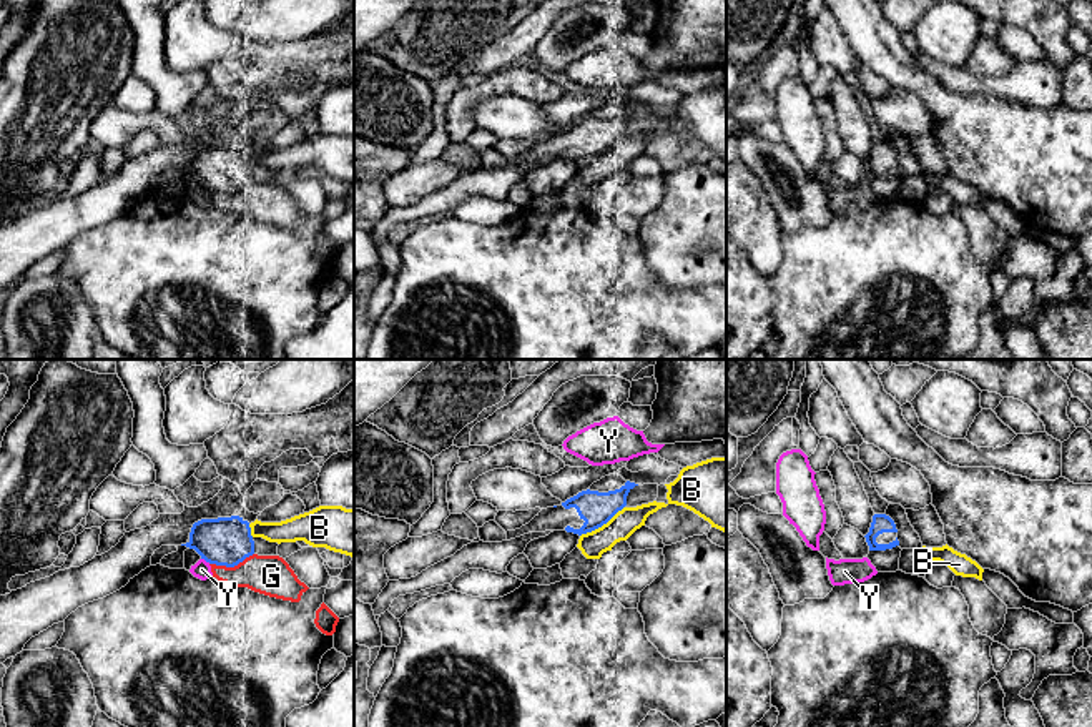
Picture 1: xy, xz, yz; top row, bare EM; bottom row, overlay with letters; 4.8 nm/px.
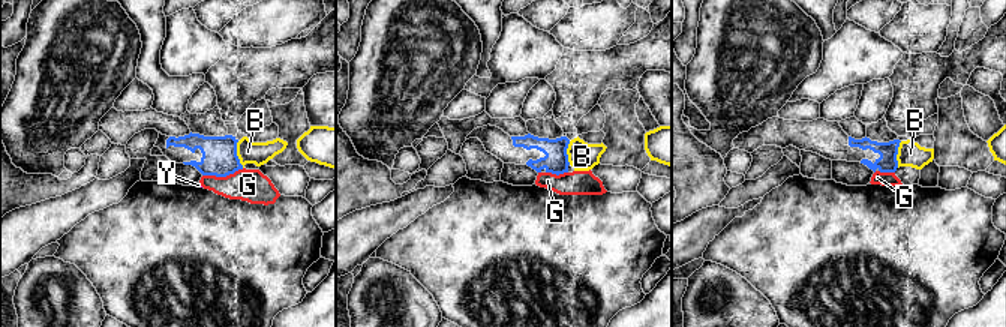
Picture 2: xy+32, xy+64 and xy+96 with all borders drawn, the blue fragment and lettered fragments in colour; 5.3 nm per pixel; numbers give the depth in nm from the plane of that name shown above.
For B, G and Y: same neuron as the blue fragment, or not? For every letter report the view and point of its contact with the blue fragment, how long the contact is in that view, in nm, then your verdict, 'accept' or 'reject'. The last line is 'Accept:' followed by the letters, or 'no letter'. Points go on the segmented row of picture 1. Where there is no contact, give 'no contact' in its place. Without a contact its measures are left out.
B: xz (602, 524) | 260 nm | reject
G: xy (231, 566) | 220 nm | reject
Y: xy (206, 561) | 50 nm | reject
Accept: no letter

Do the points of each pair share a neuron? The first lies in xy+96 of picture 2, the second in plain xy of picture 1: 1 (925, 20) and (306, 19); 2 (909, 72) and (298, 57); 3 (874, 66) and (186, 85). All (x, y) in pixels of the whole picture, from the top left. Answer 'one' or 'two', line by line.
1: one
2: one
3: two

